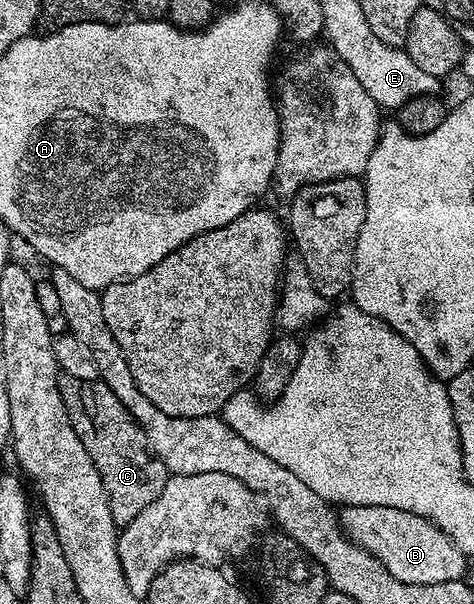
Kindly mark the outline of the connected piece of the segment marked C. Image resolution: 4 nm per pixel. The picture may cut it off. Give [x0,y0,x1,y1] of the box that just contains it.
[59,375,169,525]

